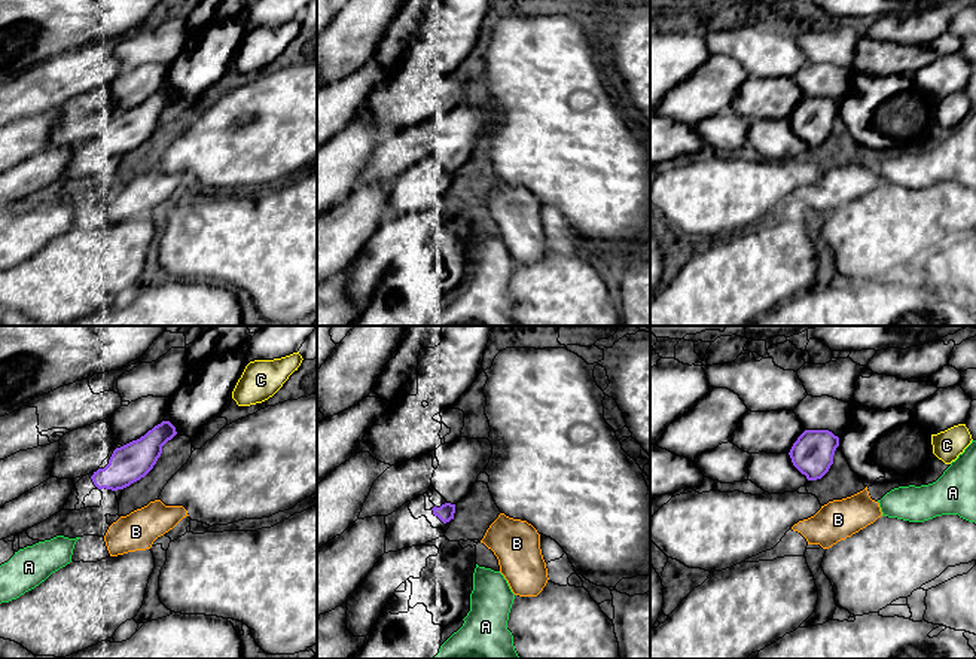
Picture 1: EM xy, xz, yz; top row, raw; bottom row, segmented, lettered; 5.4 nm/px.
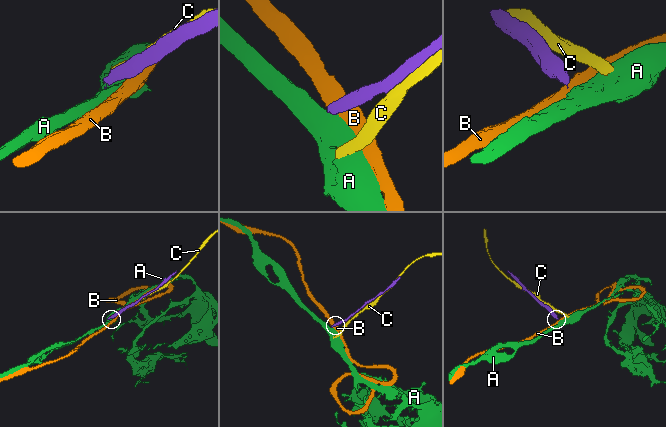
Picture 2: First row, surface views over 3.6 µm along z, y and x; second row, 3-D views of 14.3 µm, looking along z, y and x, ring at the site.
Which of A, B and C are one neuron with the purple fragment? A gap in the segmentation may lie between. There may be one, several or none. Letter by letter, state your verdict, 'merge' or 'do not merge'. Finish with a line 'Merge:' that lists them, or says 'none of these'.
A: do not merge
B: do not merge
C: do not merge
Merge: none of these

